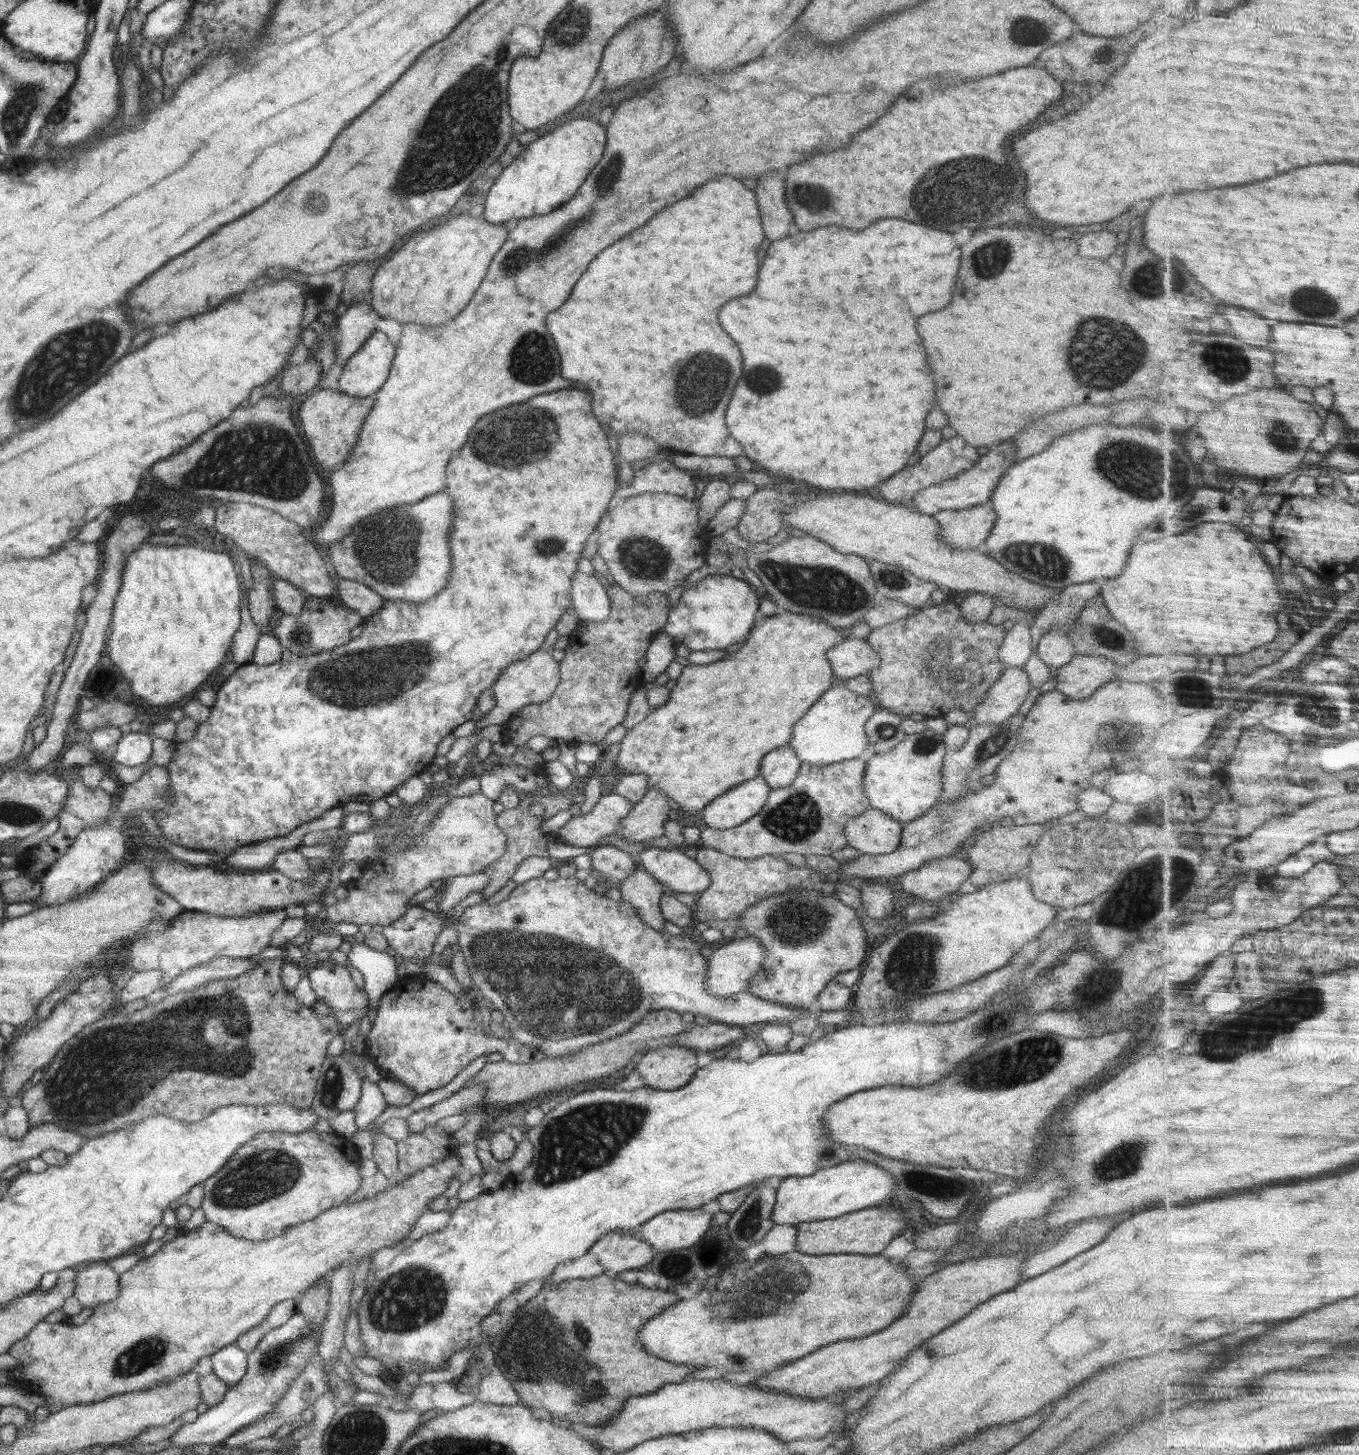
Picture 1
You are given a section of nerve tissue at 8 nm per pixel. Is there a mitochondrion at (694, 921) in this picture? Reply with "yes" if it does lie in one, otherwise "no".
no

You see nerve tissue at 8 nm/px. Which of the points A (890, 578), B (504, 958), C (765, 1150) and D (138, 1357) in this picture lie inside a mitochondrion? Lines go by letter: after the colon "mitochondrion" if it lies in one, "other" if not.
A: mitochondrion
B: mitochondrion
C: other
D: mitochondrion

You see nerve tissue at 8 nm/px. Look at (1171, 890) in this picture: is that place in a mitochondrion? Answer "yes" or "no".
yes

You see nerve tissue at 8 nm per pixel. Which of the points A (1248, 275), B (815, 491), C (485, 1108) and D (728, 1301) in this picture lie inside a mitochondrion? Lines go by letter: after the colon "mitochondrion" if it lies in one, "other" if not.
A: other
B: other
C: other
D: mitochondrion

